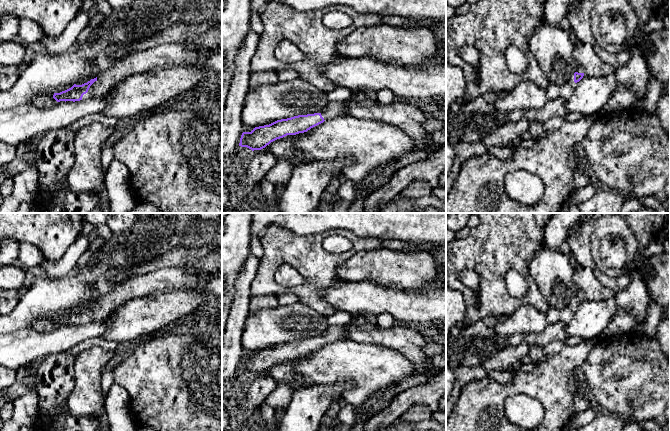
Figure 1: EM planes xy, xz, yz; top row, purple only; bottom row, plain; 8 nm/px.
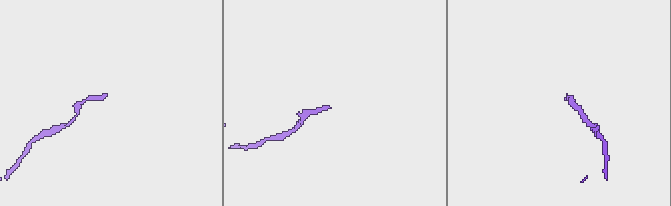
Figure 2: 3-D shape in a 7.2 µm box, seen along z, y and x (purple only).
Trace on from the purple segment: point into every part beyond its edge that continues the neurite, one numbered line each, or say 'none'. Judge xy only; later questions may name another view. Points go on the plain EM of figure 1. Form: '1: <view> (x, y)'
1: xy (136, 286)

